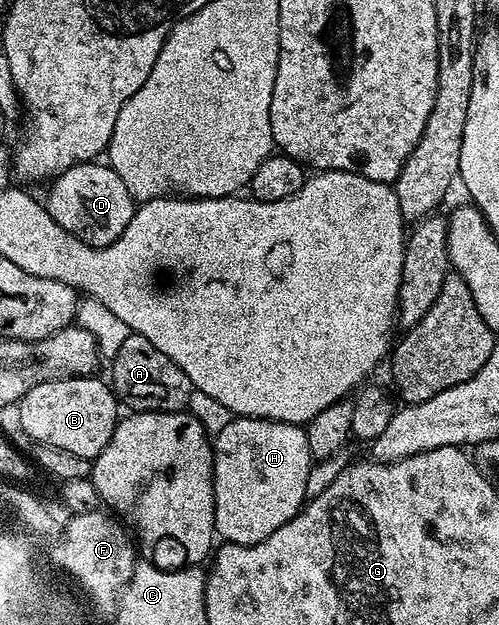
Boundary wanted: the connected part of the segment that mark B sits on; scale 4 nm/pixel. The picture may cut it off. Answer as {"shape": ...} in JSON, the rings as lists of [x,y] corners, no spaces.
{"shape":[[[97,375],[81,376],[32,386],[16,405],[19,426],[34,439],[35,445],[56,446],[93,461],[108,446],[120,419],[120,401],[113,387],[105,379],[98,379]]]}

